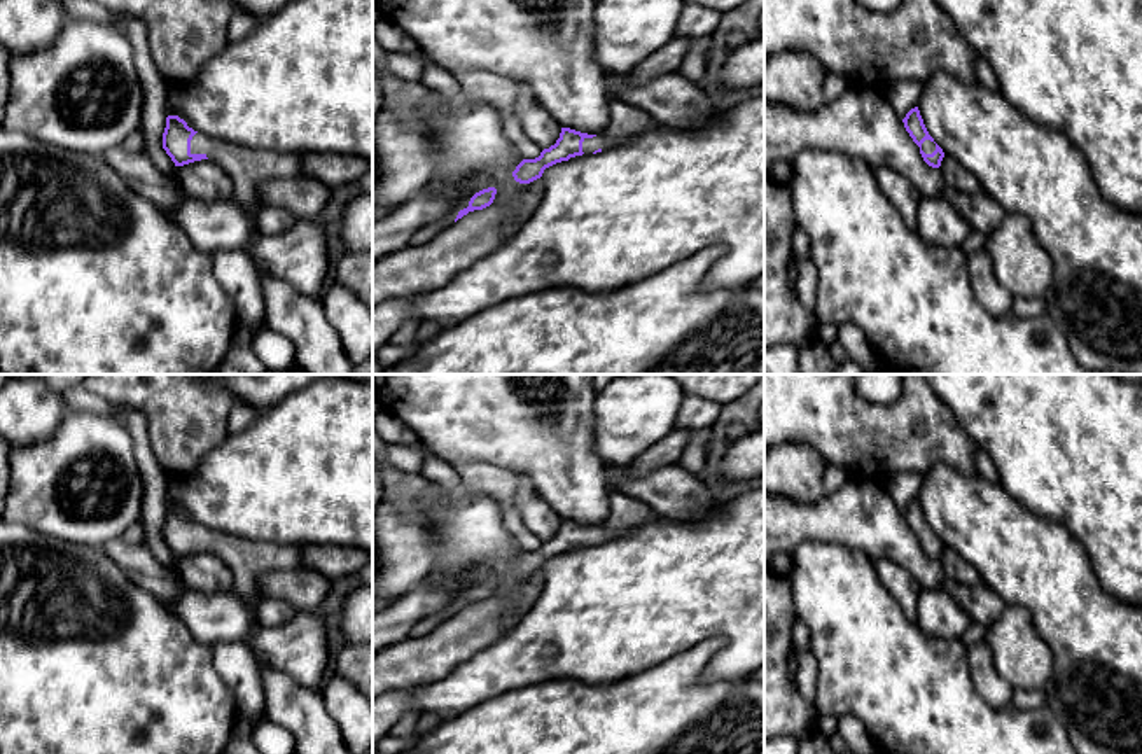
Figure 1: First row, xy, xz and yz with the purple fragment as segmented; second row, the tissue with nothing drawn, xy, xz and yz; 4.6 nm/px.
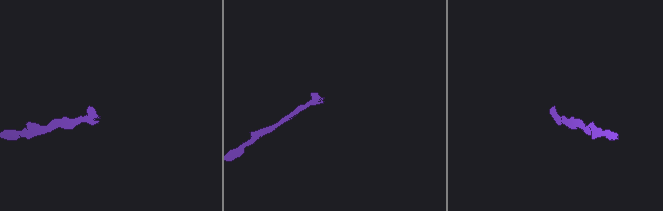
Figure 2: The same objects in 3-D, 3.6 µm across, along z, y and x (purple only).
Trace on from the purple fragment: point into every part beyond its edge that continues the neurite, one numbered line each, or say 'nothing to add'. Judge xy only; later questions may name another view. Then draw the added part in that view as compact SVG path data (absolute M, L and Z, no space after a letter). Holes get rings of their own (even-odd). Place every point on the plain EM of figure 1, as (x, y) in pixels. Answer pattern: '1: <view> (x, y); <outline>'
1: xy (247, 558); M196 525L191 532L191 546L205 546L224 560L234 576L234 590L247 602L255 597L259 574L304 567L301 551L296 546L231 537L201 525Z

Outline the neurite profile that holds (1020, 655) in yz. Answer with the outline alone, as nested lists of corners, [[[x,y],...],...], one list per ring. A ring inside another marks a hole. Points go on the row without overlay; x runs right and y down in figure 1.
[[[1006,607],[986,628],[985,642],[993,654],[997,672],[1013,689],[1044,689],[1053,672],[1053,658],[1025,609]]]

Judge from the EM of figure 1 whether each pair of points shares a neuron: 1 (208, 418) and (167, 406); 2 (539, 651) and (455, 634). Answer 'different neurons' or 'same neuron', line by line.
1: same neuron
2: different neurons

